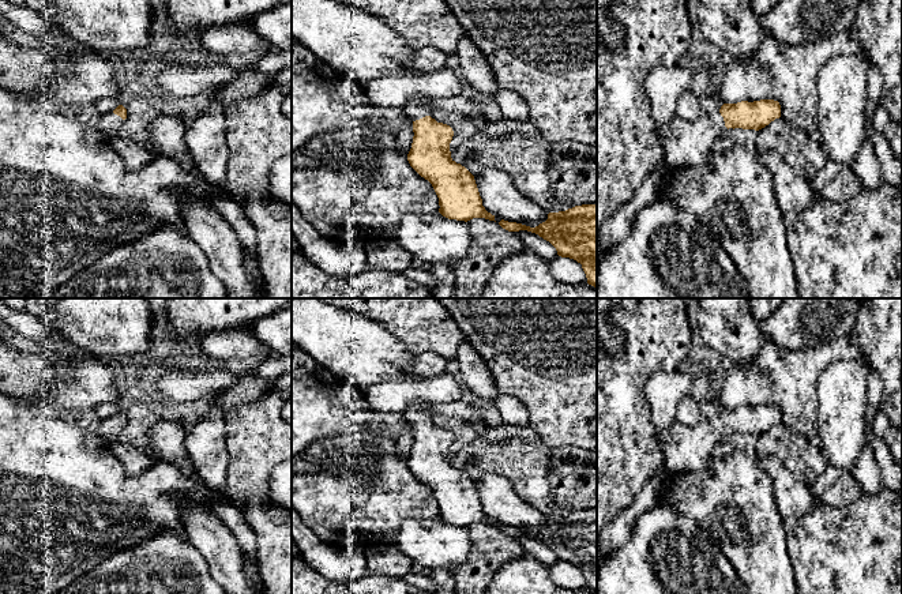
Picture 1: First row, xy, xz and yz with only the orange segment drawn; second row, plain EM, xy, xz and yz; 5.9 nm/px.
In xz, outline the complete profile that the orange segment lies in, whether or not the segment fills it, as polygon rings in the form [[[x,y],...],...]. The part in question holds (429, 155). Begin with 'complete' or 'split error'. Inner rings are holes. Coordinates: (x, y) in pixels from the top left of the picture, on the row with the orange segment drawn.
split error; [[[418,97],[402,108],[413,121],[414,136],[407,154],[410,166],[432,184],[443,217],[465,222],[473,218],[495,221],[482,206],[474,176],[451,158],[454,131],[429,116],[429,102],[429,98]]]

